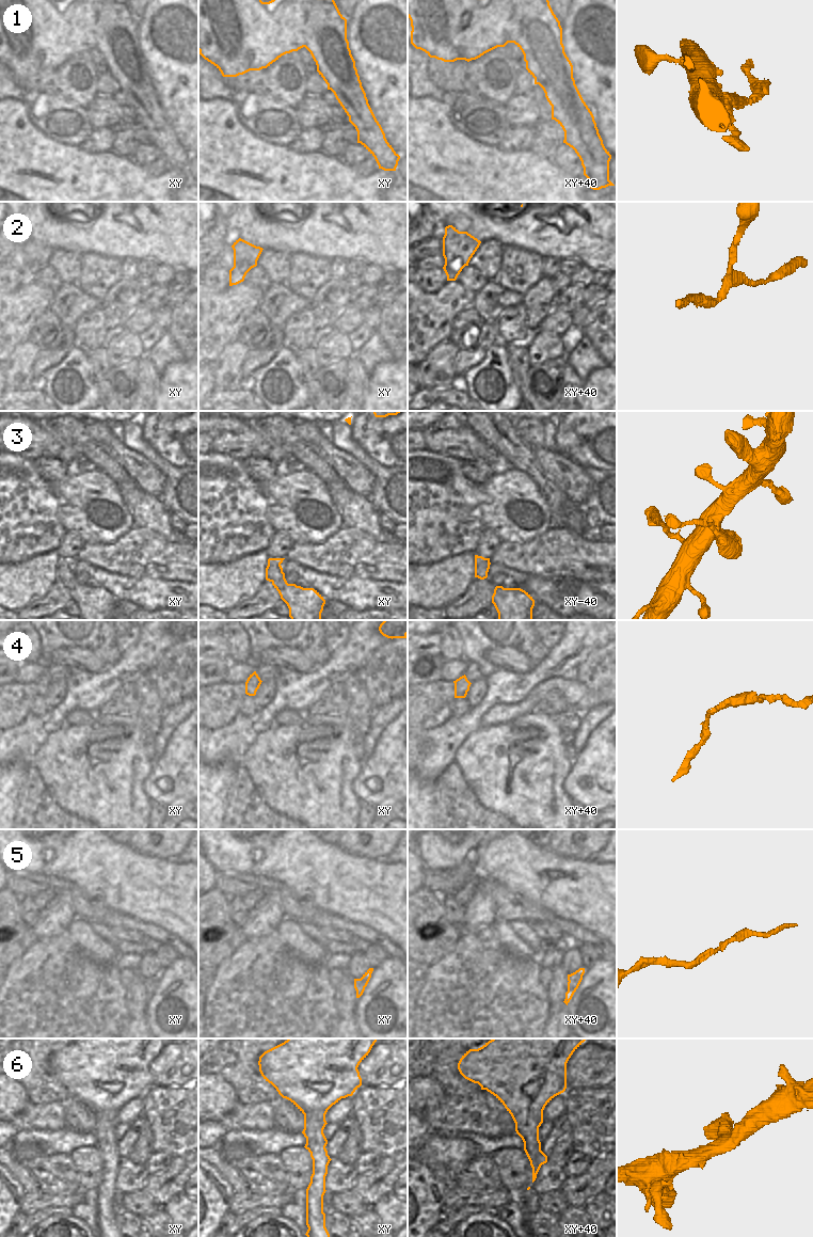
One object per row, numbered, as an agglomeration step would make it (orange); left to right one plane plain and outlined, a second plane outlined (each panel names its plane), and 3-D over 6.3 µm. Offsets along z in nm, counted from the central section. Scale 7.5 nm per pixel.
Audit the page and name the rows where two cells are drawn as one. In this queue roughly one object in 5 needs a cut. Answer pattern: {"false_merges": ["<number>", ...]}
{"false_merges": ["1", "3", "4"]}

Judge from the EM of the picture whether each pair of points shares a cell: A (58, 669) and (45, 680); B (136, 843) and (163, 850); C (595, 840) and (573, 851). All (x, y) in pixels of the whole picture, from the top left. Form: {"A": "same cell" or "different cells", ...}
{"A": "same cell", "B": "same cell", "C": "same cell"}

